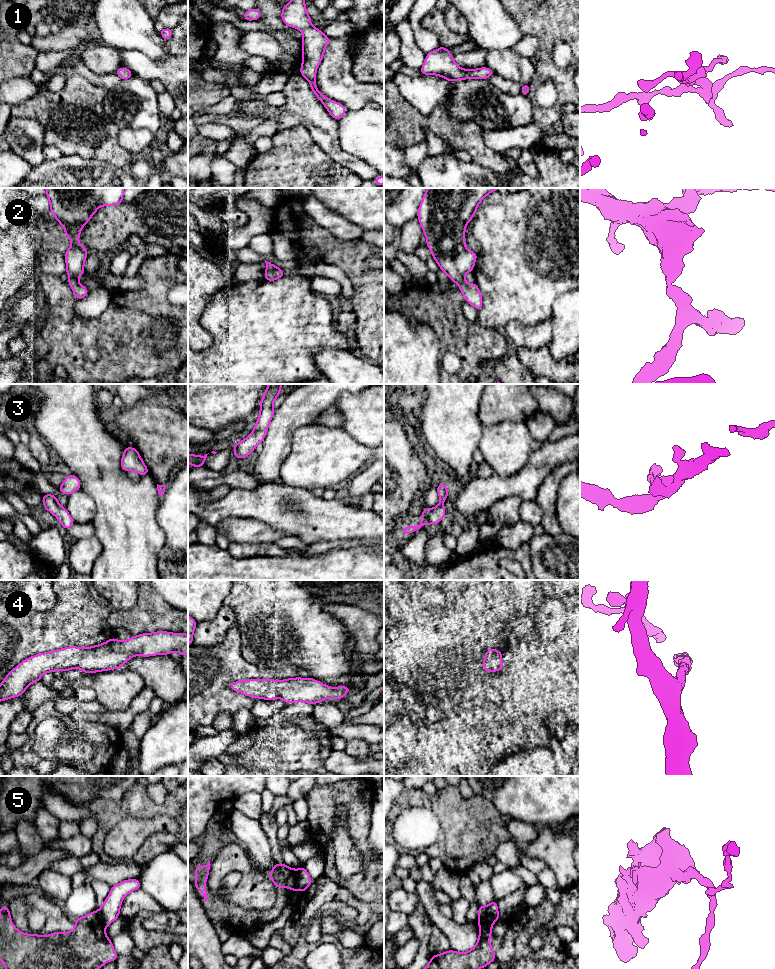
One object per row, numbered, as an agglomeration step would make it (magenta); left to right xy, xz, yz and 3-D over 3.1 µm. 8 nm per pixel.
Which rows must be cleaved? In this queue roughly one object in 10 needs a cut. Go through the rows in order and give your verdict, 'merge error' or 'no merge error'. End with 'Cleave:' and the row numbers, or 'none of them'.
1: no merge error
2: no merge error
3: no merge error
4: no merge error
5: merge error
Cleave: 5

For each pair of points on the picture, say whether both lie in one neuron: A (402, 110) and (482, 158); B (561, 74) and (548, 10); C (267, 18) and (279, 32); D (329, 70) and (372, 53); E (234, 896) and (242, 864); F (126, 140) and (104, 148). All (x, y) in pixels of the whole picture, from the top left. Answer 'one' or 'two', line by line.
A: one
B: one
C: one
D: two
E: one
F: two

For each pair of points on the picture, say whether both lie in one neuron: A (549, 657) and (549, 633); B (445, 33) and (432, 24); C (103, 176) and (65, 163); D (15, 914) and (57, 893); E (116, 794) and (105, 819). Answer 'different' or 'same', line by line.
A: different
B: same
C: same
D: different
E: different

